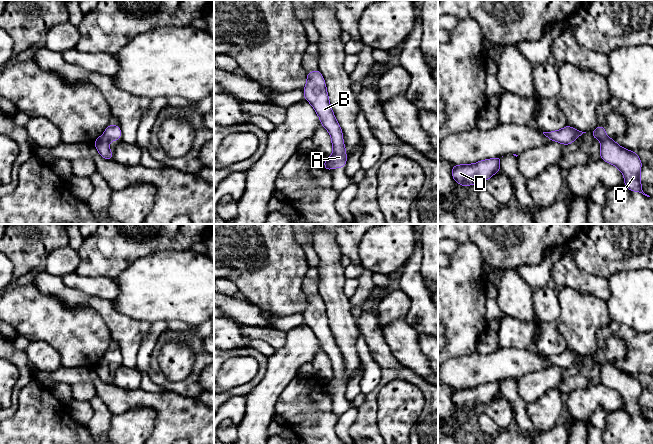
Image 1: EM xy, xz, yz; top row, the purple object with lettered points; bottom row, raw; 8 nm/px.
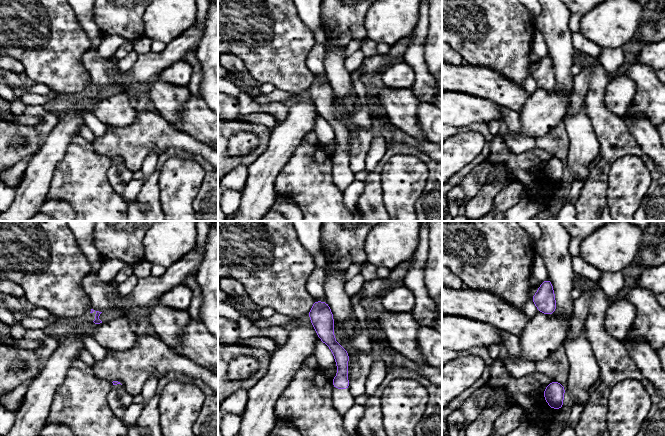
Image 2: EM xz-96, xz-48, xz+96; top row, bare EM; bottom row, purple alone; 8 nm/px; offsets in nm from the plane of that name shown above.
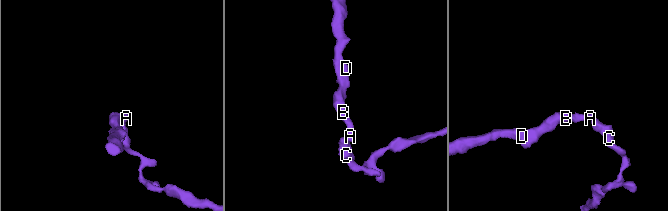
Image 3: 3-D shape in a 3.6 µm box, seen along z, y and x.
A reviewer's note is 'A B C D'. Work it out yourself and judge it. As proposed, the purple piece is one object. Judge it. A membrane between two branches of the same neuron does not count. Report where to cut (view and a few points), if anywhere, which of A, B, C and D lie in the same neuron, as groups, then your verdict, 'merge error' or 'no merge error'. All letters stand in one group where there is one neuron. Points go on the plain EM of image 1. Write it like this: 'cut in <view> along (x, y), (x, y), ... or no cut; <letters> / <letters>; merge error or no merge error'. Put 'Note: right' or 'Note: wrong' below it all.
cut in xz along (326, 383), (332, 391); A B D / C; merge error
Note: wrong

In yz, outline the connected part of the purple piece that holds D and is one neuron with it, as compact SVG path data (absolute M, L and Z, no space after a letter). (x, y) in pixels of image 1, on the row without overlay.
M495 381L474 388L452 389L453 404L463 411L471 408L477 409L500 395L501 383L502 381Z

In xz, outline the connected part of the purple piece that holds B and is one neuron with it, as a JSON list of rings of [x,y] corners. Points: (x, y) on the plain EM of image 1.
[[[318,294],[307,297],[307,306],[303,313],[306,323],[316,335],[322,350],[330,357],[333,377],[327,383],[332,392],[344,392],[347,386],[343,357],[332,335],[325,304]]]

